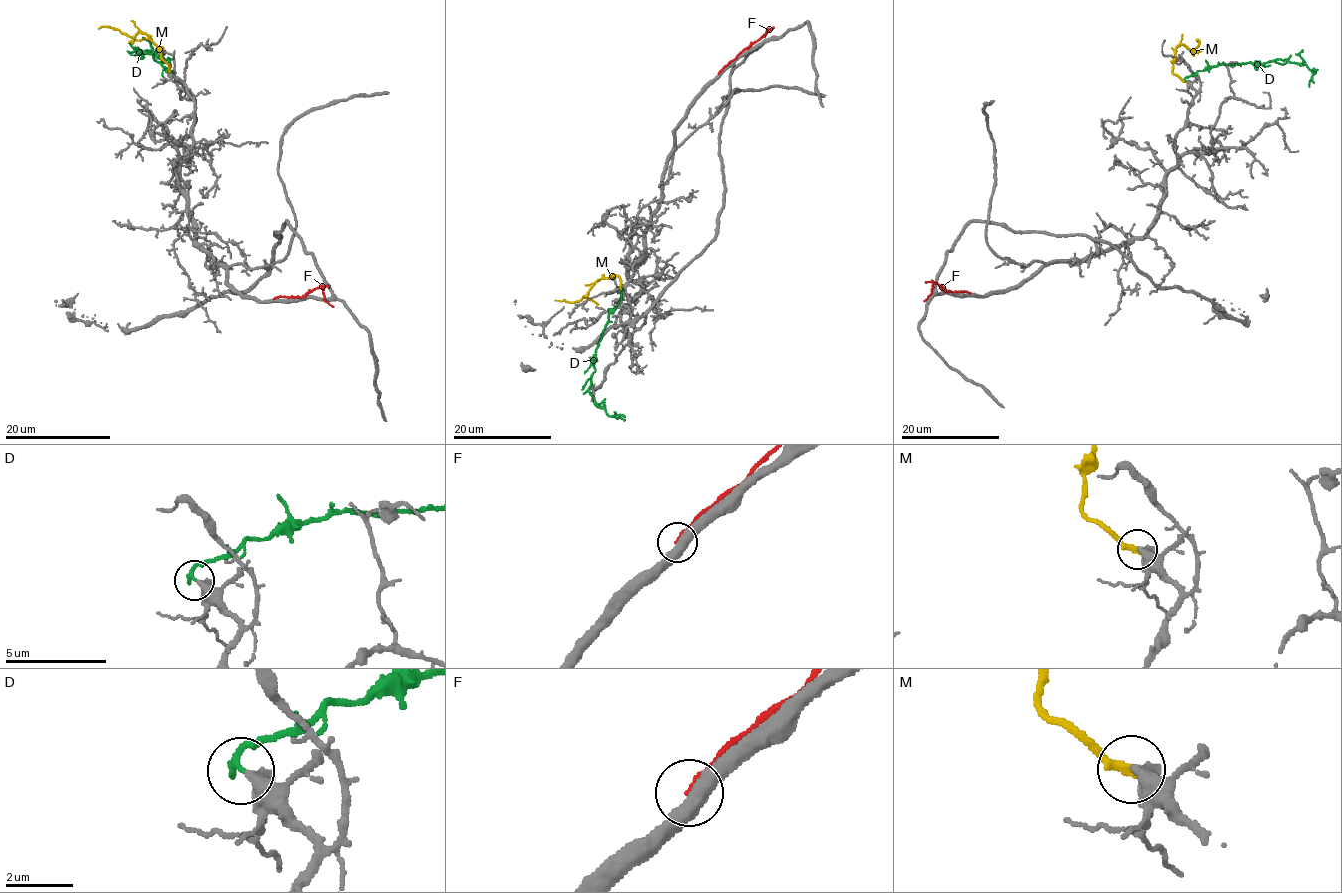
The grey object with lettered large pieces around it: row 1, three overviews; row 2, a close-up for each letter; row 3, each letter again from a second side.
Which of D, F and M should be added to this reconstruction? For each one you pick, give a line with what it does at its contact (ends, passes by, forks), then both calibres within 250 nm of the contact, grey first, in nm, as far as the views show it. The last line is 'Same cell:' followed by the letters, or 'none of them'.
M: it ends there; 600 nm thick on the grey side, 280 nm on the other
Same cell: M

